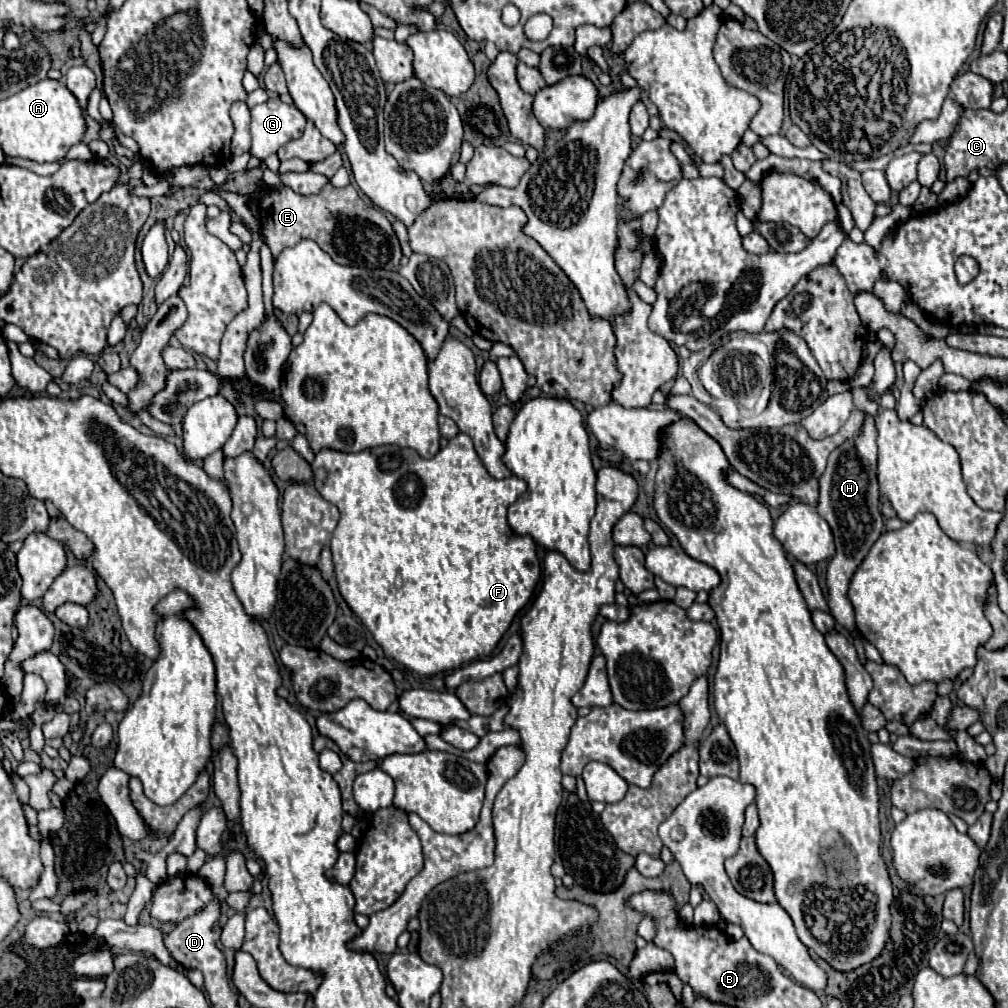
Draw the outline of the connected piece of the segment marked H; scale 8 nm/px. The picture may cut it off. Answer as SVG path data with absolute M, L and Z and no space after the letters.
M866 416L862 436L846 440L840 448L836 448L828 458L828 468L822 474L820 482L820 498L818 512L830 524L836 554L828 564L826 584L830 590L830 612L842 624L842 620L854 620L854 610L848 600L848 586L856 572L856 568L866 558L866 552L872 548L874 540L884 532L884 518L878 510L878 480L876 480L876 428L874 420Z

